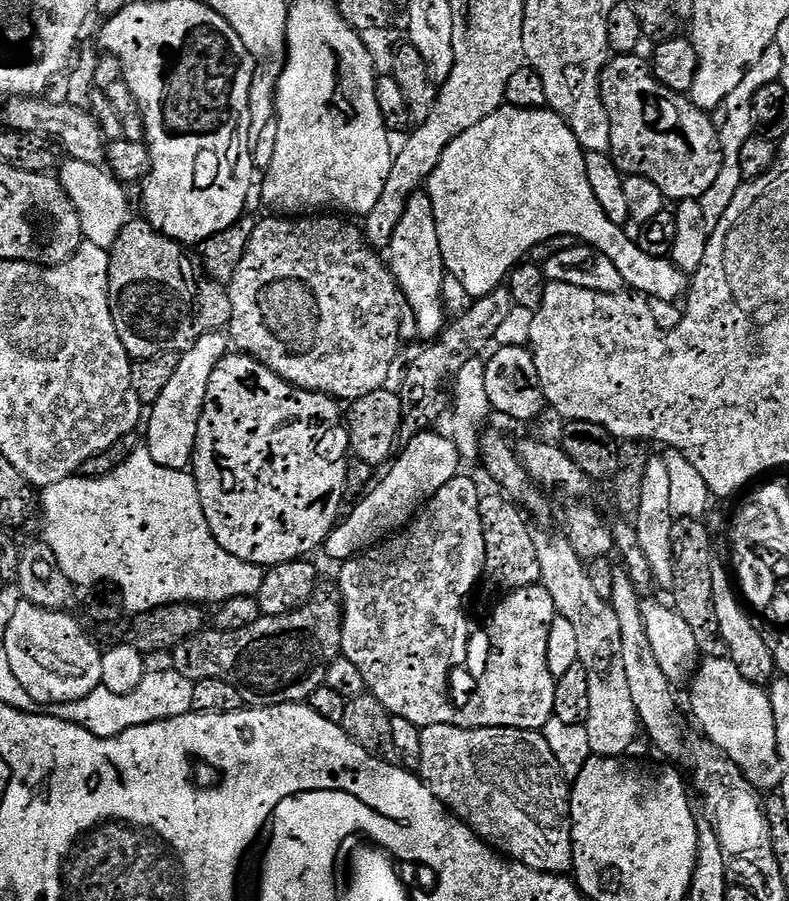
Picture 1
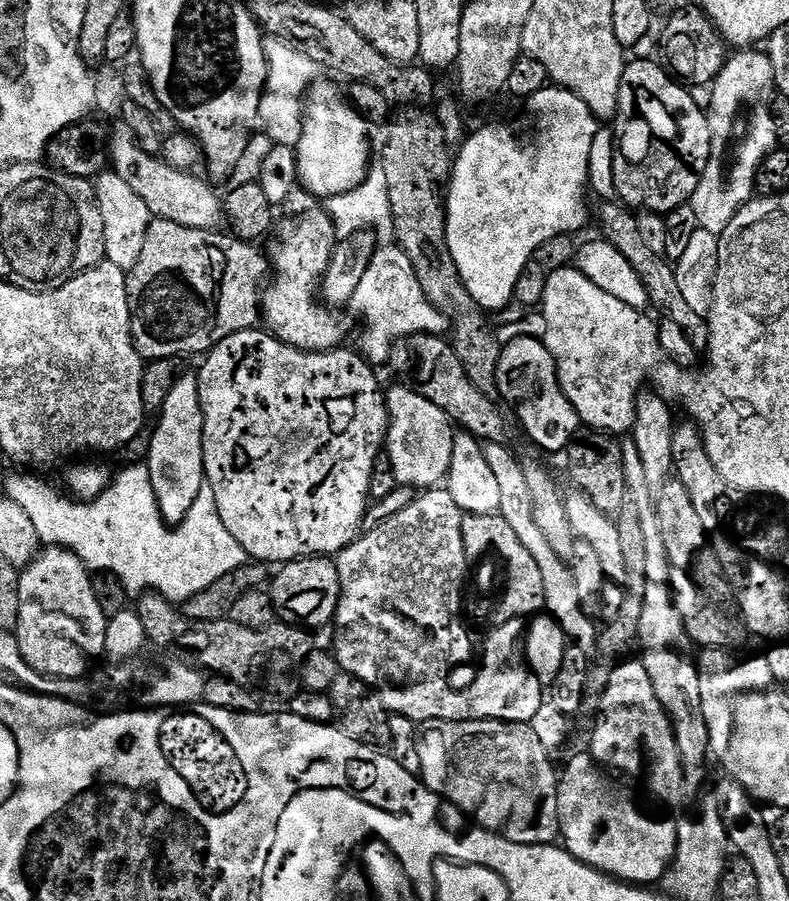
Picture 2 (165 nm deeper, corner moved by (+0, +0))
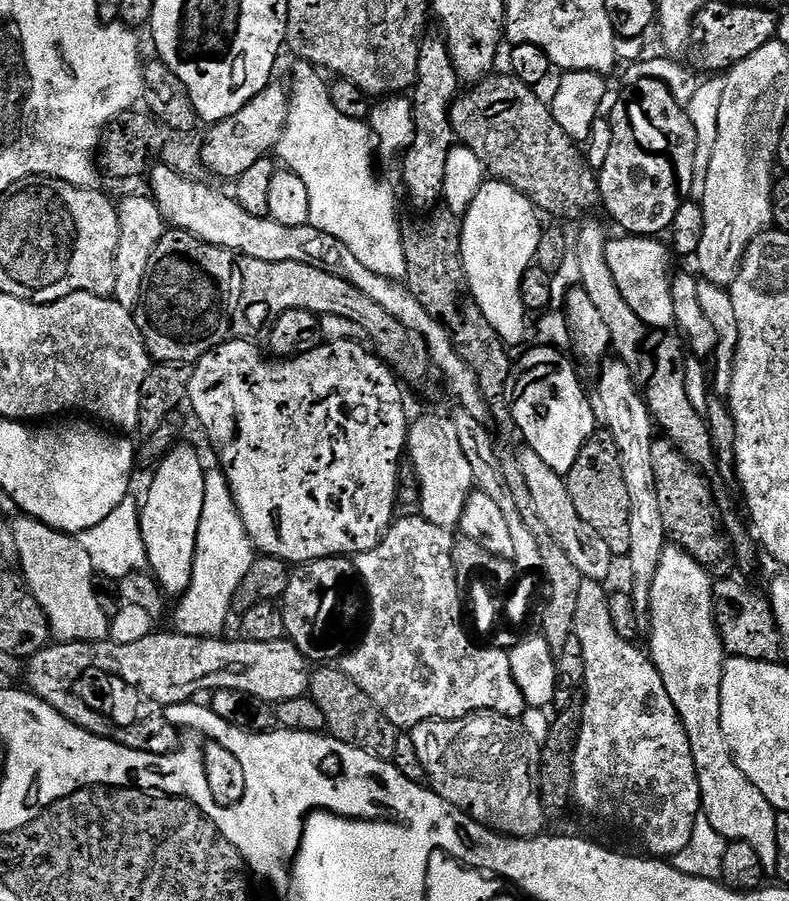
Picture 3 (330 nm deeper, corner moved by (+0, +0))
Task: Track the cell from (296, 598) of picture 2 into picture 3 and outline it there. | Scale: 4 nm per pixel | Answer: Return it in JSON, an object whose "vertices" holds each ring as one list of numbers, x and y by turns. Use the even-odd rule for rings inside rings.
{"vertices":[[327,556,321,560,309,560,307,564,298,564,291,569,289,584,282,597,284,610,284,631,287,639,294,646,300,648,303,656,312,662,336,662,343,657,346,645,340,641,340,628,336,625,336,619,340,616,340,608,336,603,340,600,340,587,357,579,356,565,347,556]]}

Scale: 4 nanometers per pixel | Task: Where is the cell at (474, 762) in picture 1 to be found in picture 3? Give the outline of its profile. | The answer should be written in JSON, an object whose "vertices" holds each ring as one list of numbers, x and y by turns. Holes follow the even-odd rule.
{"vertices":[[473,714,460,720,427,720,411,729,412,748,428,775,431,791,445,805,459,810,463,815,485,824,501,836,516,836,530,840,541,835,546,828,544,806,534,779,534,743,520,722,510,716]]}

